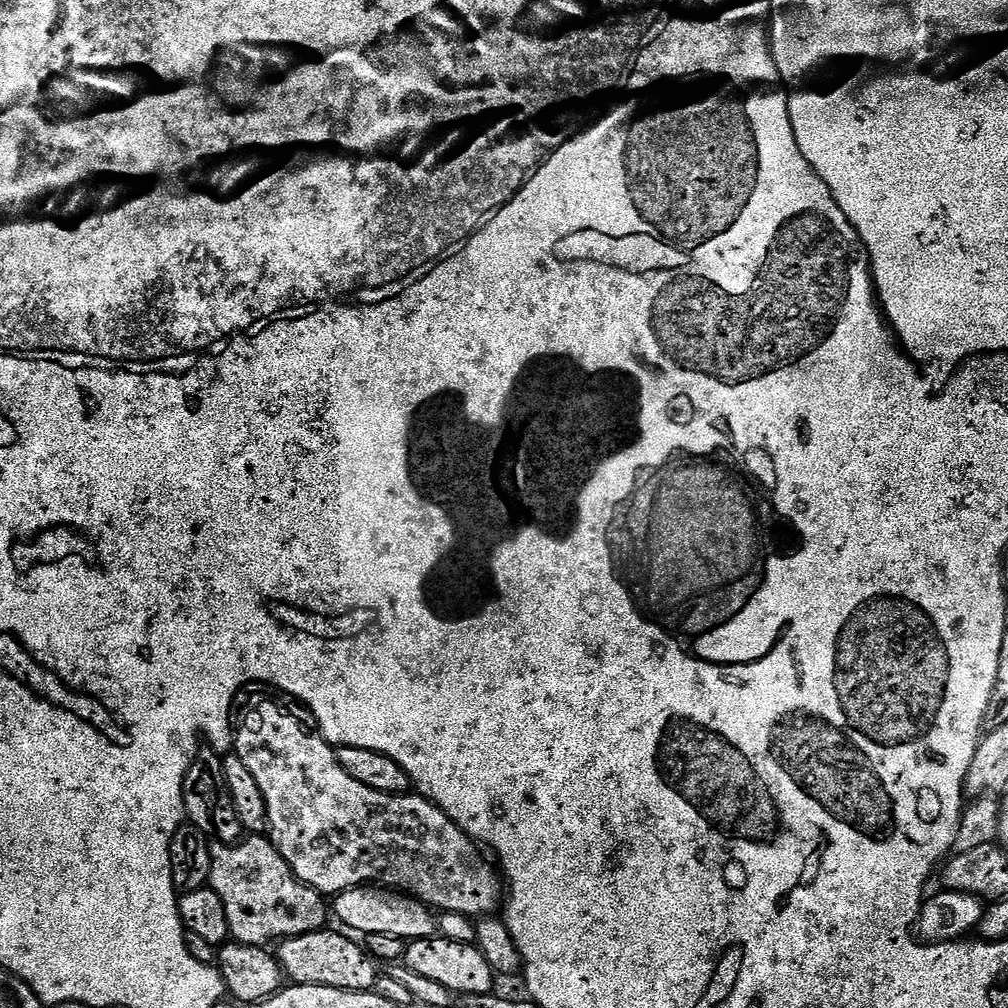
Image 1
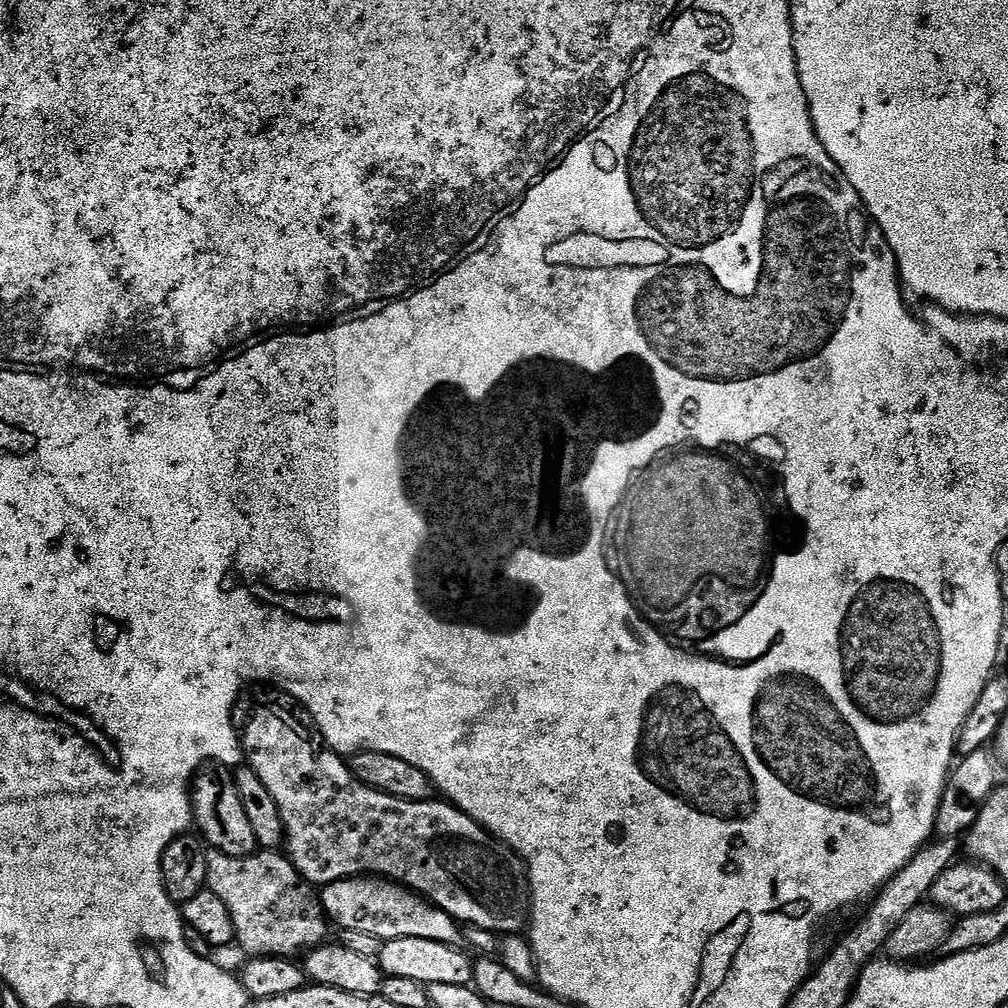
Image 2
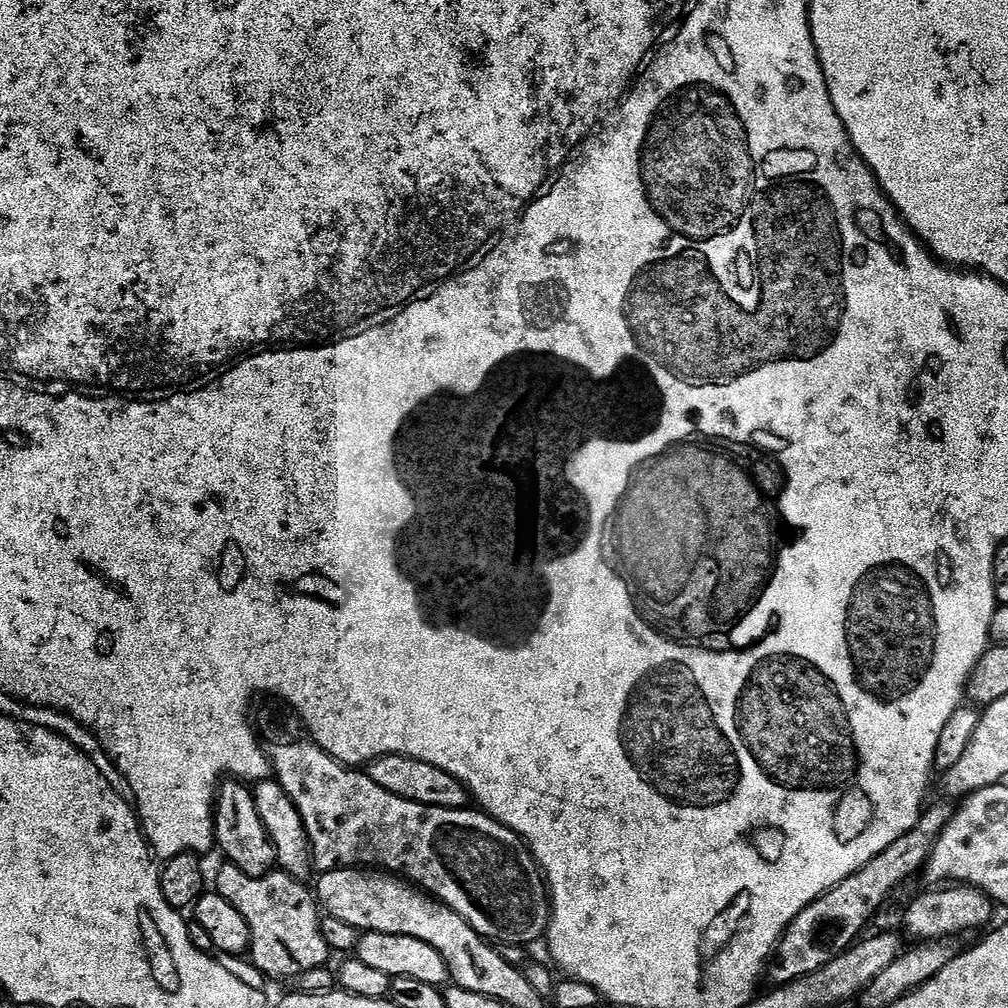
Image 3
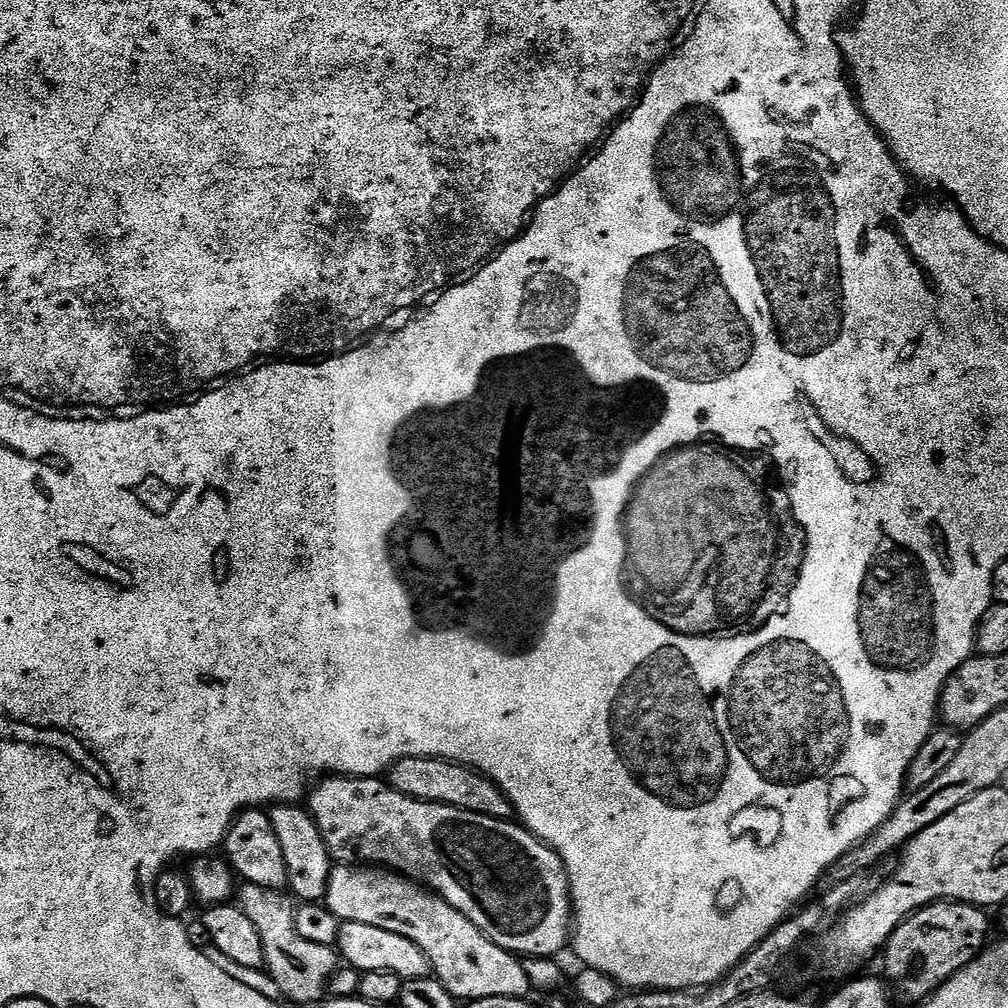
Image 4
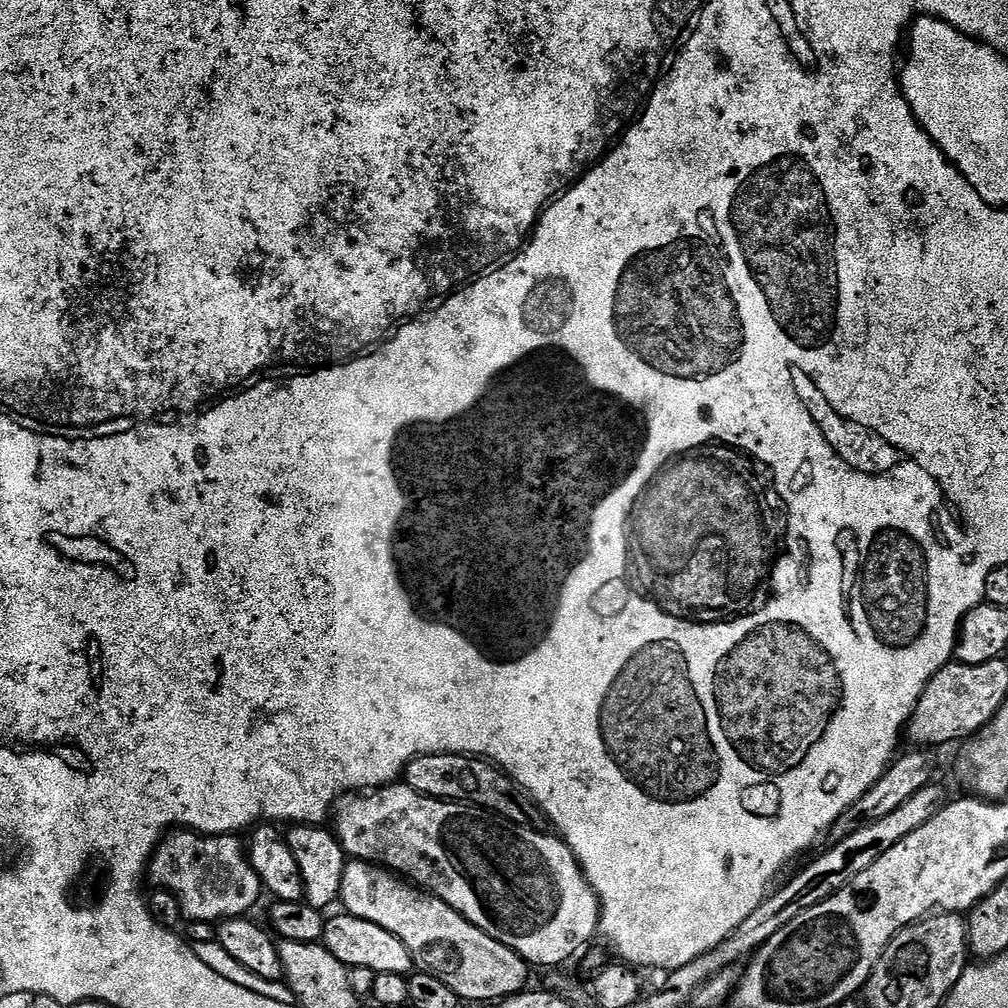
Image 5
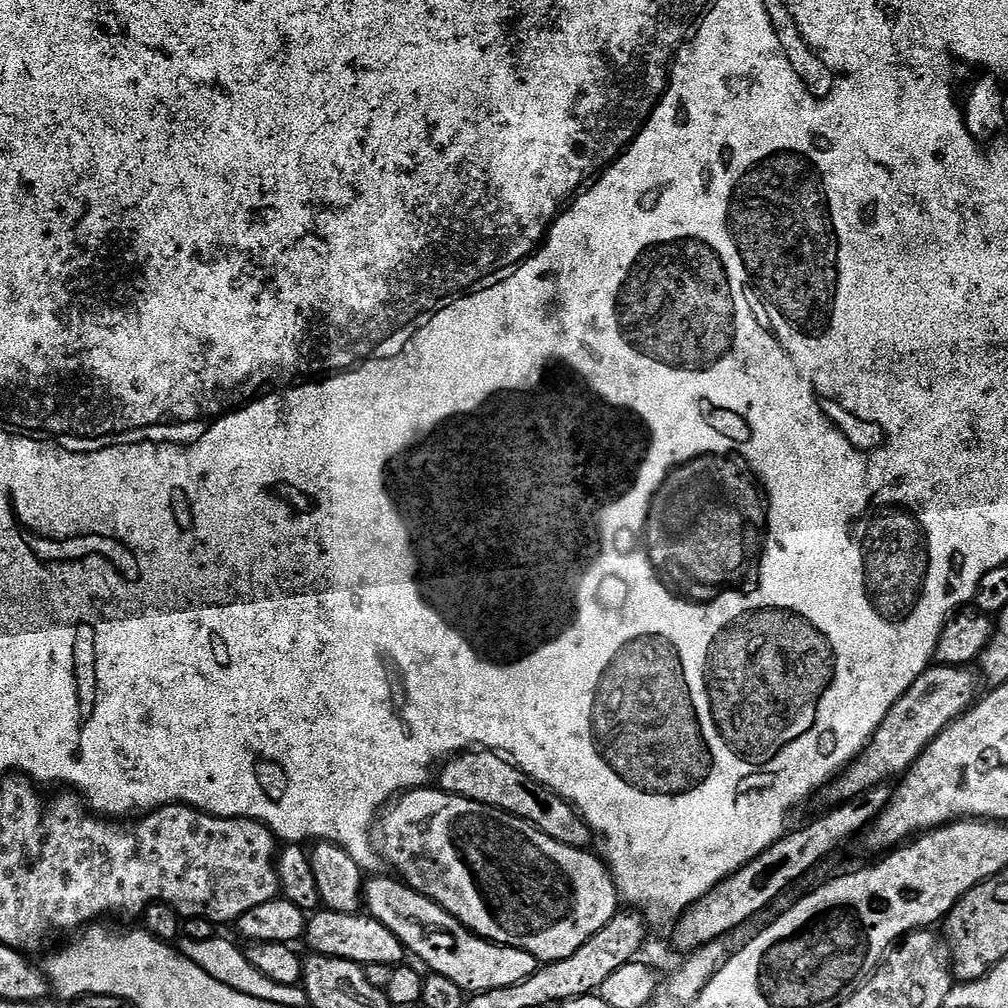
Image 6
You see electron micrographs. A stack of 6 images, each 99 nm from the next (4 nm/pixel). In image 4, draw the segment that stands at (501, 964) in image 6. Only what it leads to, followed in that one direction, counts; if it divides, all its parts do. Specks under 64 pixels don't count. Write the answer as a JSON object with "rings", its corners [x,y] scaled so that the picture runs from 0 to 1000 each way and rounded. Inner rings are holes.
{"rings":[[[333,857],[327,867],[323,900],[338,915],[363,915],[367,919],[375,919],[379,923],[387,923],[391,927],[399,927],[399,931],[407,931],[411,938],[423,946],[426,961],[433,971],[446,982],[446,986],[456,994],[467,994],[474,990],[498,990],[499,988],[523,989],[526,977],[517,953],[509,945],[494,938],[486,930],[480,929],[466,911],[462,911],[450,899],[442,896],[432,885],[416,878],[411,873],[398,869],[380,859],[358,859],[356,857]]]}

